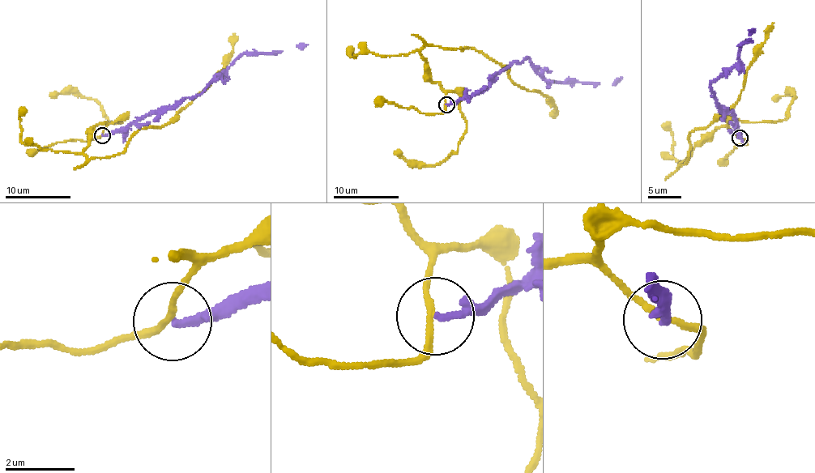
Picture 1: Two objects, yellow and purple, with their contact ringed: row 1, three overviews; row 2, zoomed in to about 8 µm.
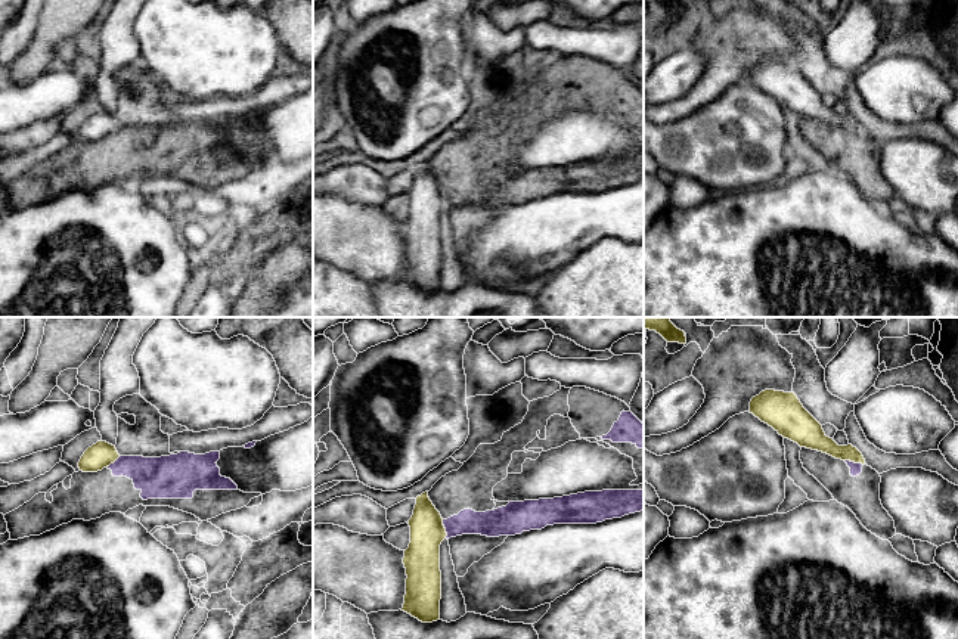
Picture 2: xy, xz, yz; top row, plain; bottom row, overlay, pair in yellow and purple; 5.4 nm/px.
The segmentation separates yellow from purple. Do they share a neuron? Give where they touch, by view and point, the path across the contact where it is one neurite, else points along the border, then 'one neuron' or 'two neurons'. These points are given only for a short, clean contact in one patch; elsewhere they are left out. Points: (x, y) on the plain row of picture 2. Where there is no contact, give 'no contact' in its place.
meets yellow in xz at (445, 198); border along xz (442, 189), (446, 207); two neurons

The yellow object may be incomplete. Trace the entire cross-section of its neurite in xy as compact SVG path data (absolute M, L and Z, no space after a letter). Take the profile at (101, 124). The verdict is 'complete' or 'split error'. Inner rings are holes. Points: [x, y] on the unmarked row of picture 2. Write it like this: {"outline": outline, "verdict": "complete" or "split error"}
{"outline": "M97 111L89 117L78 131L78 137L83 142L97 142L109 136L120 127L115 115L106 111Z", "verdict": "complete"}

